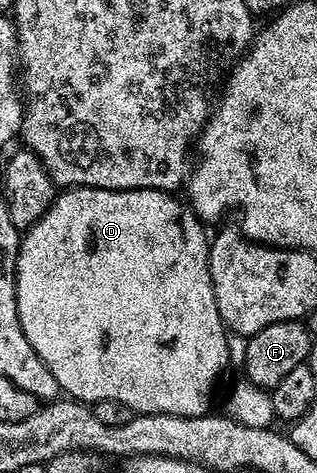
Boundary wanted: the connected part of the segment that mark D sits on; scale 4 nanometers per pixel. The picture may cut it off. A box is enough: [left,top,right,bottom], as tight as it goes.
[17,187,231,417]

